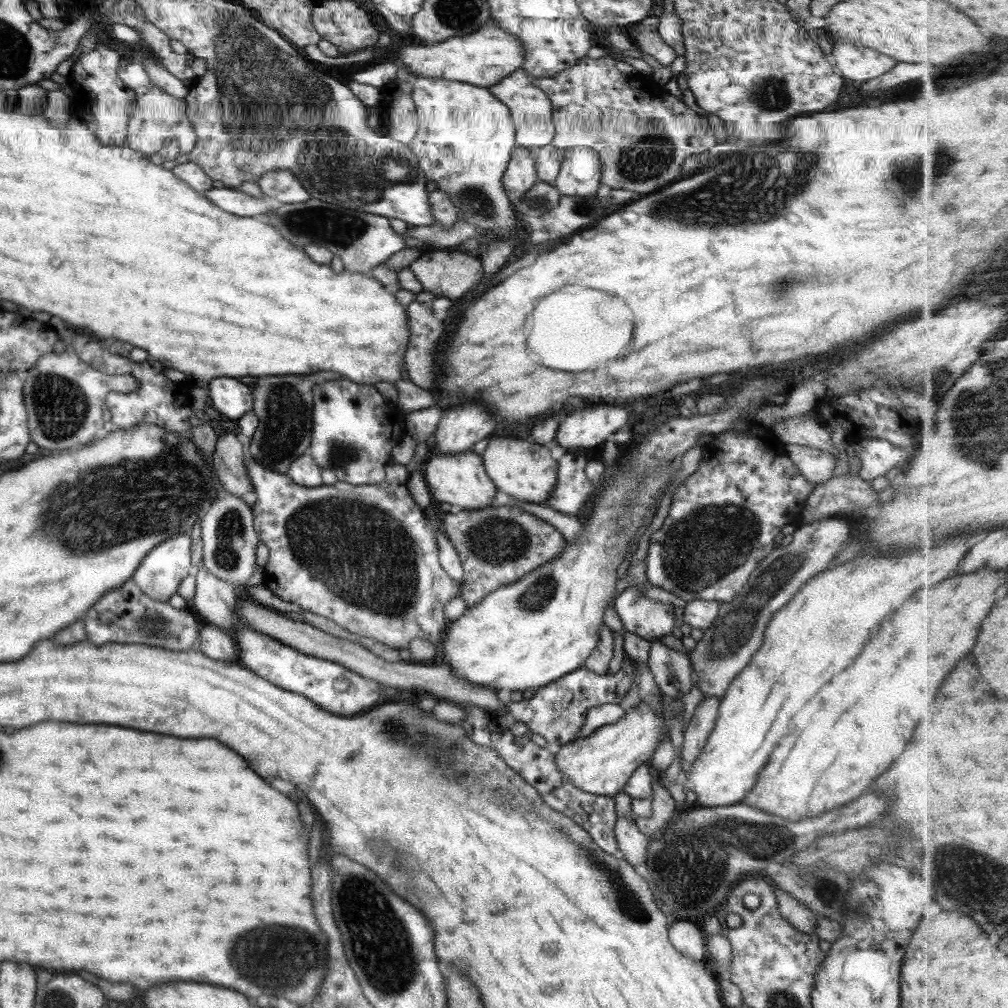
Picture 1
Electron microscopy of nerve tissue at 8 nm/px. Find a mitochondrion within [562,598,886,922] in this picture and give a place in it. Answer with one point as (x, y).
(684, 855)

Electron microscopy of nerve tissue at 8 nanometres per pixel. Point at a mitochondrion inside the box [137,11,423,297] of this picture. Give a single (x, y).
(252, 67)

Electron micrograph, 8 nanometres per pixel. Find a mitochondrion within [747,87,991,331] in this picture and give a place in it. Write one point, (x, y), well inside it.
(908, 188)

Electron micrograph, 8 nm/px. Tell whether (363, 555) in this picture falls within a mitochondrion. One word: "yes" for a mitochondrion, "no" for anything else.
yes

